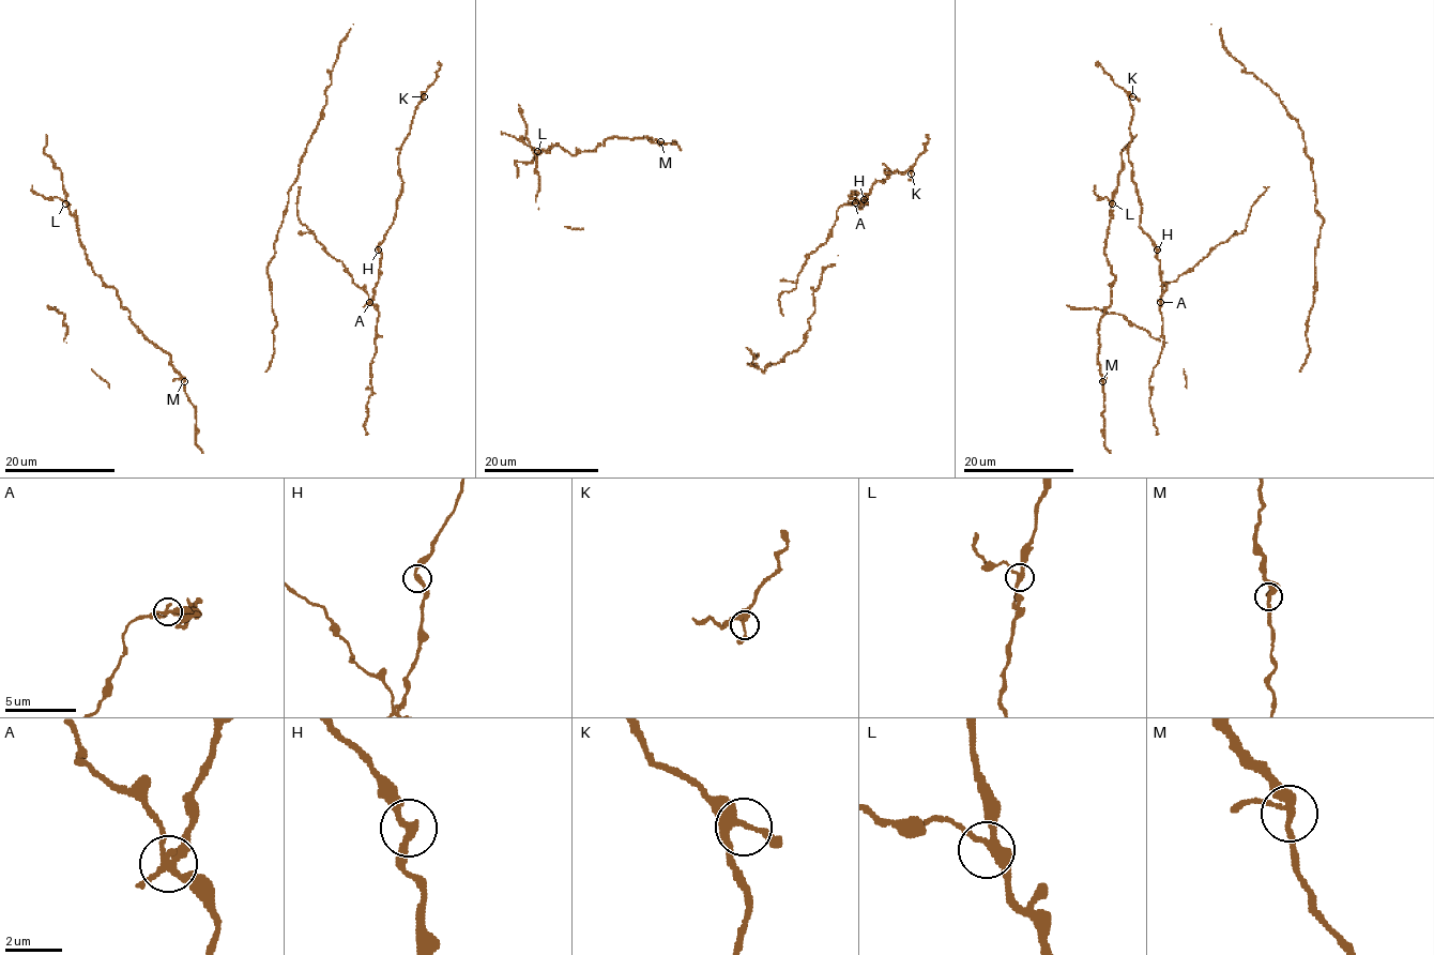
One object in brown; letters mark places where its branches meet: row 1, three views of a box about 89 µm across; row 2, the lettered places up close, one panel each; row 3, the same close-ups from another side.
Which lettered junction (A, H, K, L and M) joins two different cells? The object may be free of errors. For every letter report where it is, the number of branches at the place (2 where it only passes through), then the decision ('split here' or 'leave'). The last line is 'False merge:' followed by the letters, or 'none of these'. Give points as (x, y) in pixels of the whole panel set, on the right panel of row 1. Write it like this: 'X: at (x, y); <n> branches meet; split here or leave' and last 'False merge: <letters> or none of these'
A: at (1160, 302); 4 branches meet; split here
H: at (1157, 249); 2 branches meet; leave
K: at (1132, 96); 3 branches meet; leave
L: at (1112, 203); 3 branches meet; leave
M: at (1102, 381); 3 branches meet; leave
False merge: A

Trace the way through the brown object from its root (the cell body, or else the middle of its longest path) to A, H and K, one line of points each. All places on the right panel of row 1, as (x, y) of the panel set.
A: (1192, 268), (1163, 286), (1160, 302)
H: (1192, 268), (1175, 281), (1166, 282), (1159, 300), (1165, 285), (1160, 275), (1157, 249)
K: (1192, 268), (1166, 282), (1159, 300), (1165, 285), (1156, 244), (1140, 225), (1141, 200), (1128, 158), (1132, 96)

